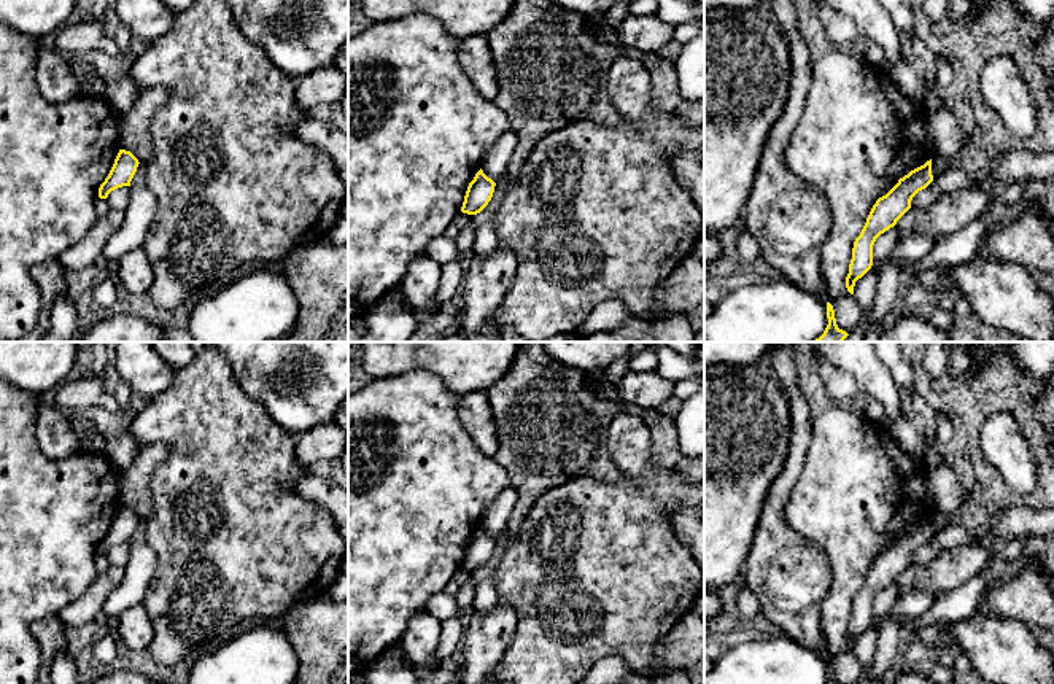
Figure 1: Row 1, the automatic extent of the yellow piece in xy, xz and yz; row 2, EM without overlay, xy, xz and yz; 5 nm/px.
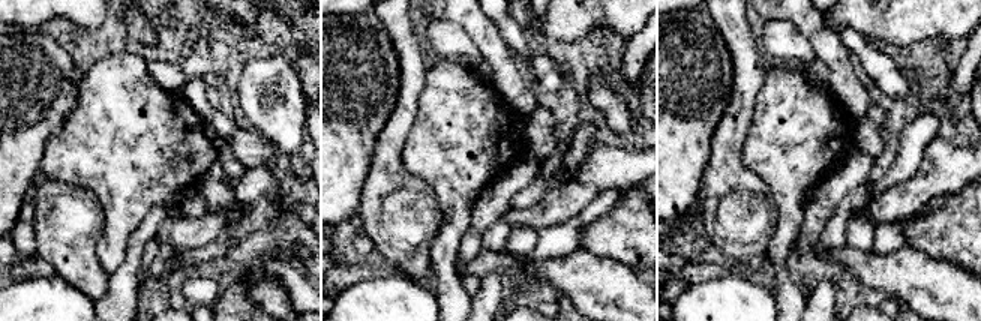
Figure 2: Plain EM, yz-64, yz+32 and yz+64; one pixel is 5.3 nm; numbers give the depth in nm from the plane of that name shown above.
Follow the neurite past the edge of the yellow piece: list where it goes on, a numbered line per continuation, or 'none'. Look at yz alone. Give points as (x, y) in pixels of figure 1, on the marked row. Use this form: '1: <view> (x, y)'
none

